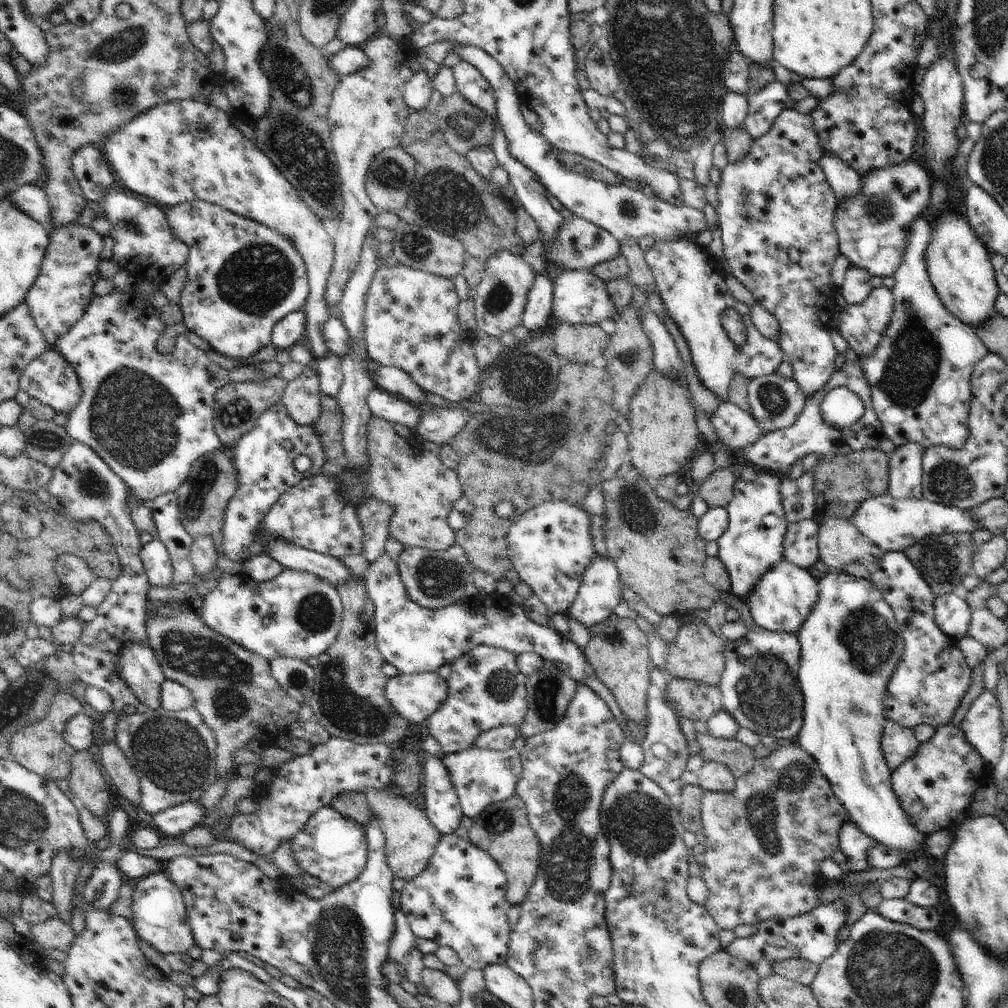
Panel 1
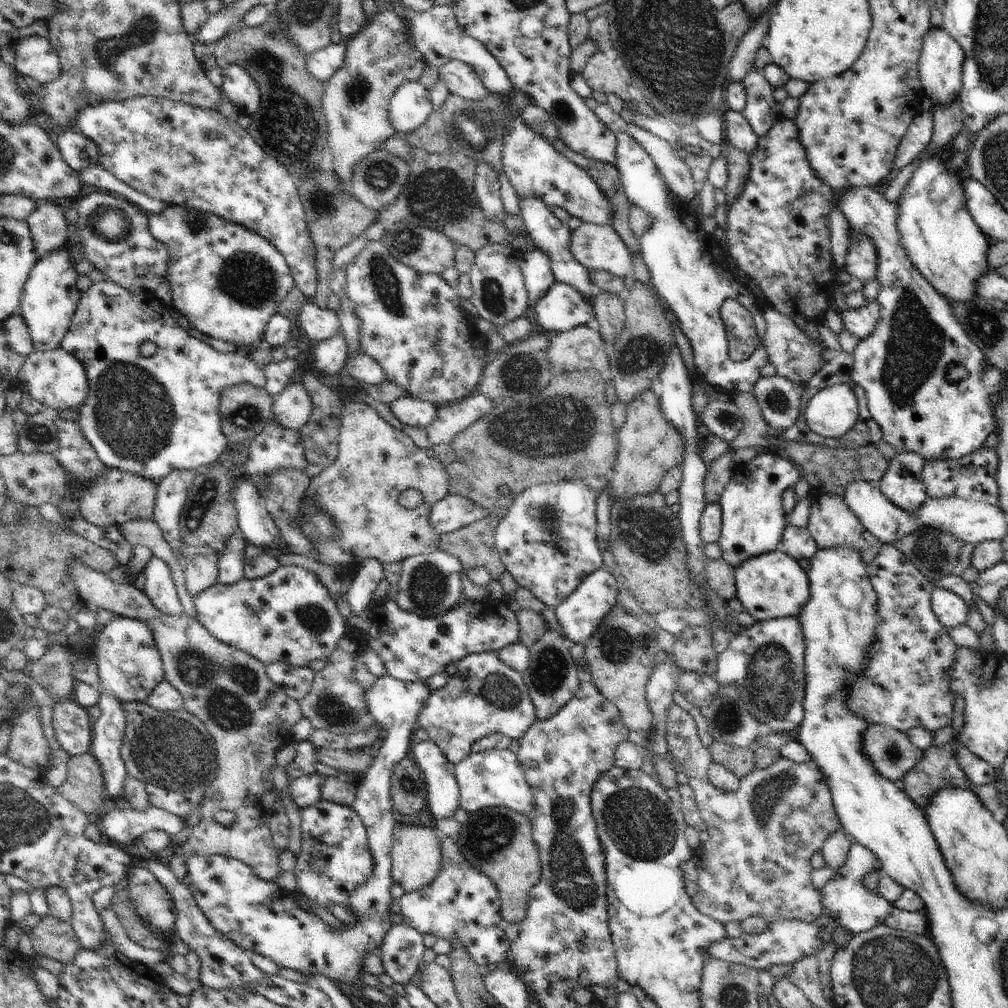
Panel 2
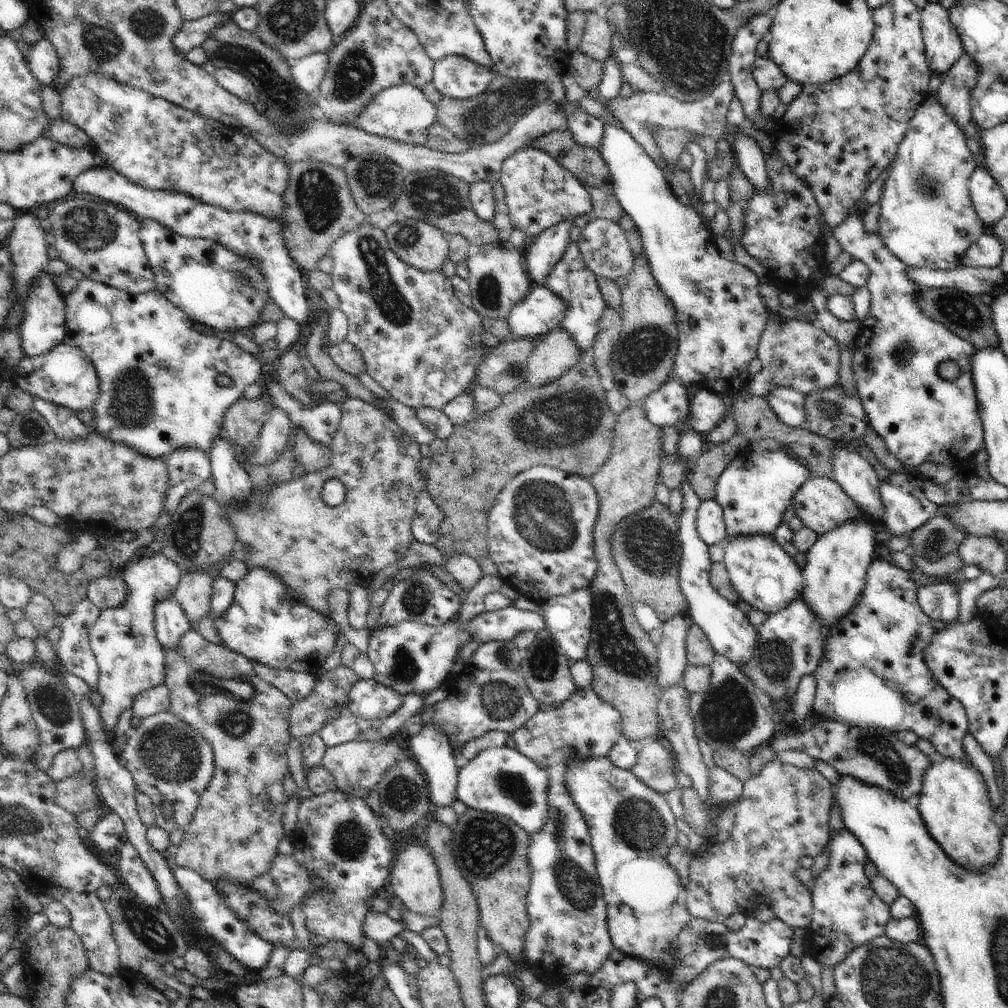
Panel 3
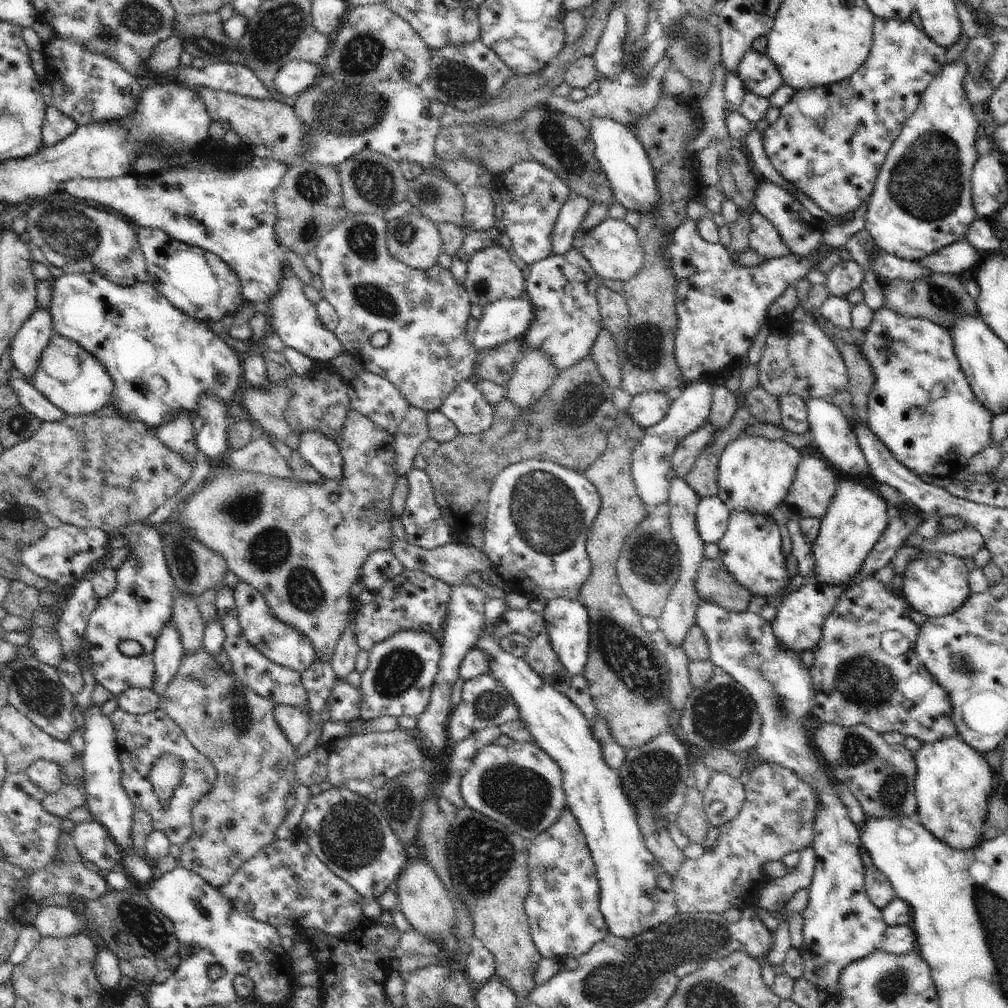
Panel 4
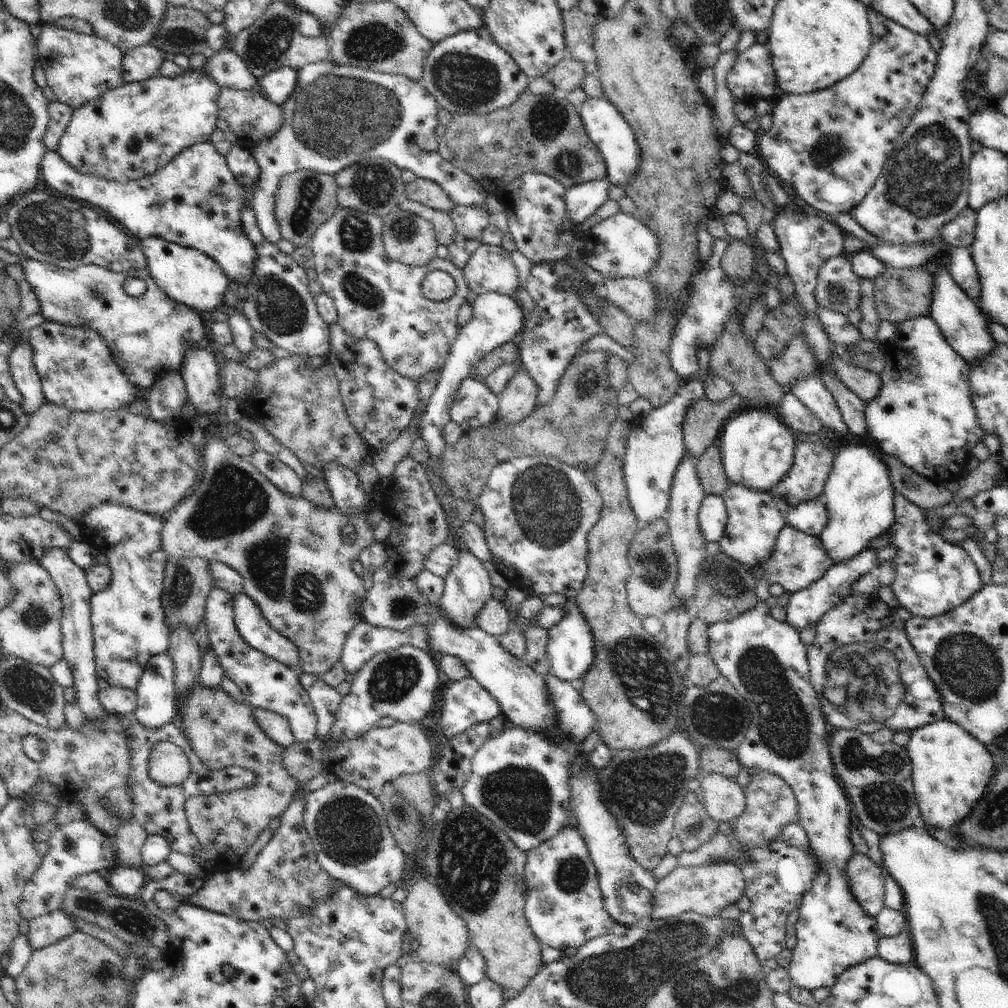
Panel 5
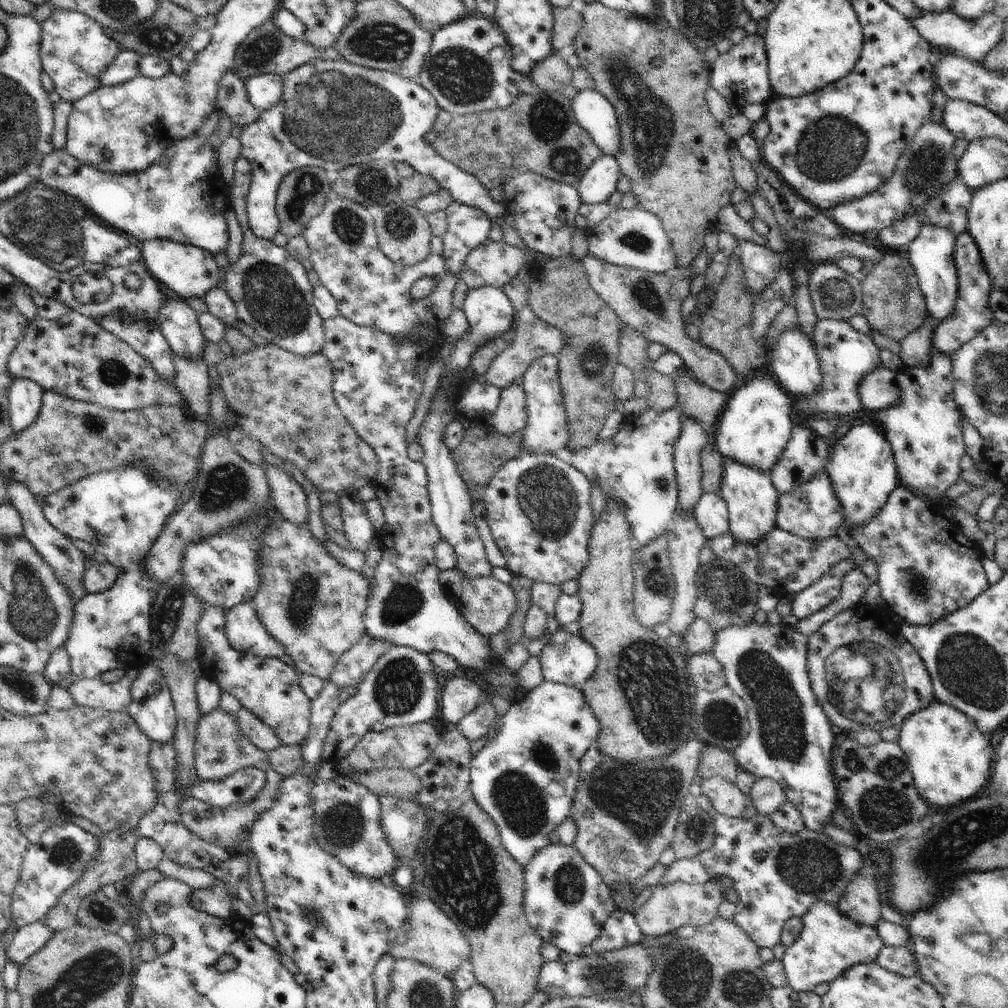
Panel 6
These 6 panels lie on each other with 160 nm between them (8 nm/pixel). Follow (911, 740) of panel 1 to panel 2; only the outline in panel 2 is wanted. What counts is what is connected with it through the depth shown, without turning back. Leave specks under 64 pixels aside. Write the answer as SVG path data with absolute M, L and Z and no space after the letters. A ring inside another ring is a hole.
M872 723L863 734L865 755L885 779L901 784L903 776L920 762L923 750L916 748L901 731L882 723Z

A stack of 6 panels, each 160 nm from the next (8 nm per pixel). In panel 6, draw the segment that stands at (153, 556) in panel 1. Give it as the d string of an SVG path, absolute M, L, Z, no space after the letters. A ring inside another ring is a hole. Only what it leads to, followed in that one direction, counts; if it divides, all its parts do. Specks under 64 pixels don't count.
M150 661L138 673L131 684L131 703L127 713L134 719L140 730L151 740L161 743L172 743L177 725L177 714L171 690L165 676L161 673L158 662Z

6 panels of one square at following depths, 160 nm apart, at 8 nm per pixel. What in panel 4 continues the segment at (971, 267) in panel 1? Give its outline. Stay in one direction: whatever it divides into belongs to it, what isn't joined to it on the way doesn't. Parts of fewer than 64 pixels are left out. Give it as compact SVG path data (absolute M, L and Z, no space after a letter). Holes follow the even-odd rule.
M962 60L954 62L954 64L944 64L941 71L926 87L914 114L912 114L912 116L904 123L898 138L892 143L891 149L887 152L884 164L880 167L874 190L868 198L869 203L867 204L864 229L868 230L872 235L874 242L877 244L878 249L882 250L884 253L896 255L906 260L919 261L928 255L938 252L941 248L964 239L968 227L978 218L972 200L971 172L973 171L976 161L979 159L975 142L976 137L981 134L981 125L980 122L976 121L976 118L972 113L972 106L968 102L966 93L964 92L963 78L966 71L967 66Z

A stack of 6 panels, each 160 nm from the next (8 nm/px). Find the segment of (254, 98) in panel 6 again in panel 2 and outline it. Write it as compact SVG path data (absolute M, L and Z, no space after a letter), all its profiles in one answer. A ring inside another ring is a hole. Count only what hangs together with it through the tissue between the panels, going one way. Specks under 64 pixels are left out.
M330 43L326 48L316 51L307 57L307 71L311 77L326 82L344 64L347 45L341 43Z

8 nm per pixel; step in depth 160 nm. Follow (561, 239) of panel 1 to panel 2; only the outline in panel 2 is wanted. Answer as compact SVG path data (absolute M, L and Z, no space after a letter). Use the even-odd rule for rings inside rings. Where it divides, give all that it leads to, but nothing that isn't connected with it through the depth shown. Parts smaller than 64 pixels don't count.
M582 223L570 237L572 256L589 271L607 270L619 277L634 274L632 255L610 225Z

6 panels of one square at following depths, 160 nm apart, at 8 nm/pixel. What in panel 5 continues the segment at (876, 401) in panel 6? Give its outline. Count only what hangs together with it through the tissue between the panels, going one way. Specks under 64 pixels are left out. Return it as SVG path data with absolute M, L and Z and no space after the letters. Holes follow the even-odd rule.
M836 352L831 354L831 367L835 377L866 402L872 402L882 388L881 374L864 371L860 367L840 358Z

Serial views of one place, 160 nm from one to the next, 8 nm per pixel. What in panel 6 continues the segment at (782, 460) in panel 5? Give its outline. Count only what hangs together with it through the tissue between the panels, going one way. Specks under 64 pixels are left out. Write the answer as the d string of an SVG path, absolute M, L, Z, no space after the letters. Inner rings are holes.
M749 378L745 383L739 384L730 397L726 408L719 417L716 430L713 435L713 443L716 449L725 459L730 459L744 466L770 474L773 466L778 464L784 449L789 443L794 423L790 418L792 412L792 399L784 388L777 386L770 378Z

